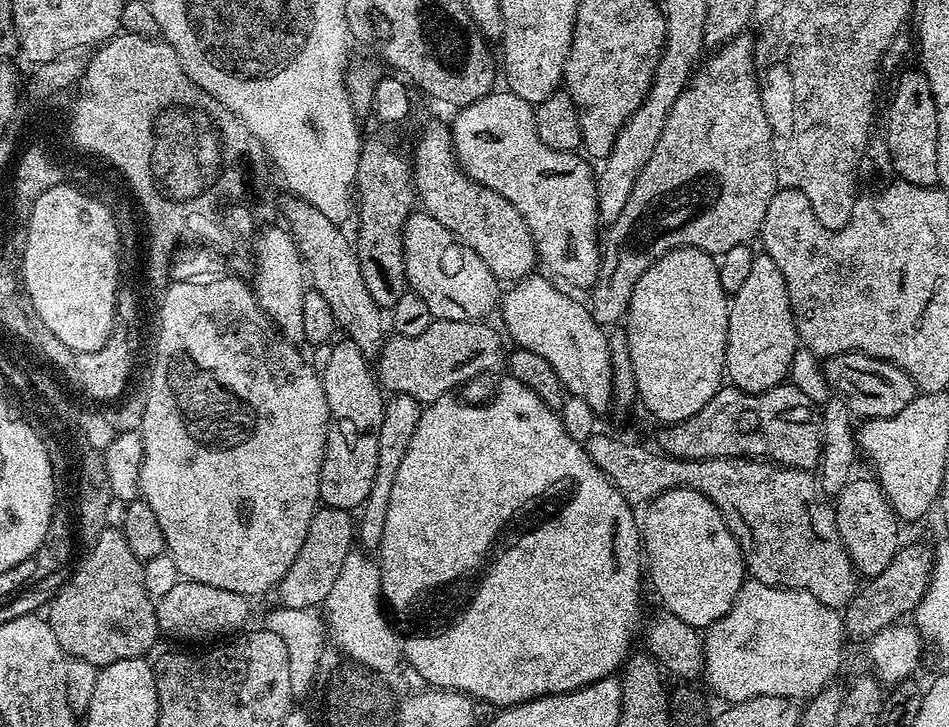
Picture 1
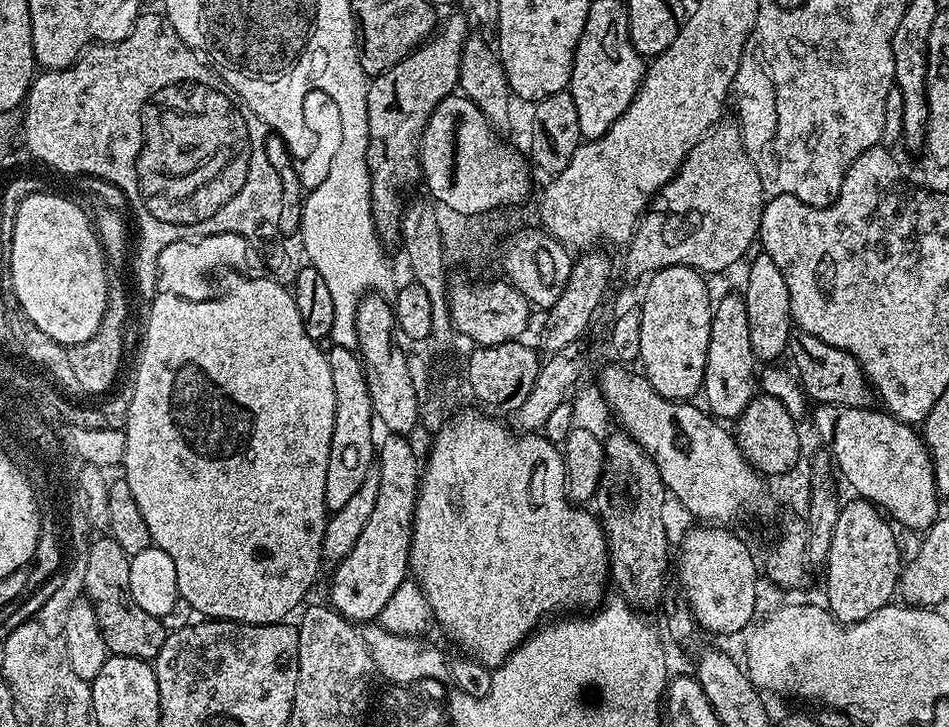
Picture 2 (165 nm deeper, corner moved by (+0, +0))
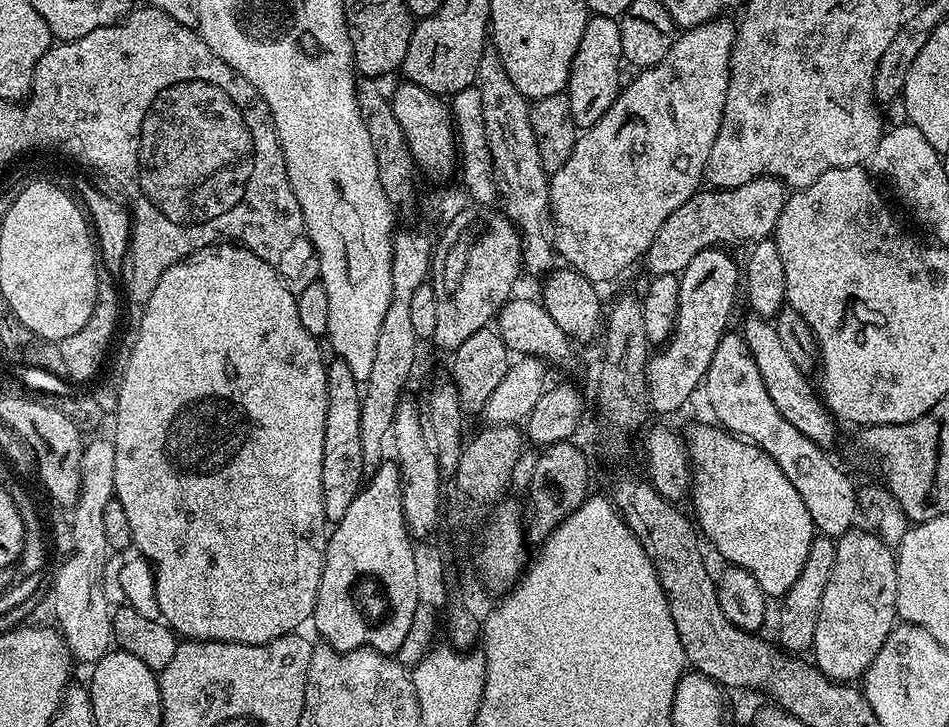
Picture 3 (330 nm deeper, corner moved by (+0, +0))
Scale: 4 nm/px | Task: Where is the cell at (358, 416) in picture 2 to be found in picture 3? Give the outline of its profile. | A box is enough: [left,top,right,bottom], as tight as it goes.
[322,358,366,522]

